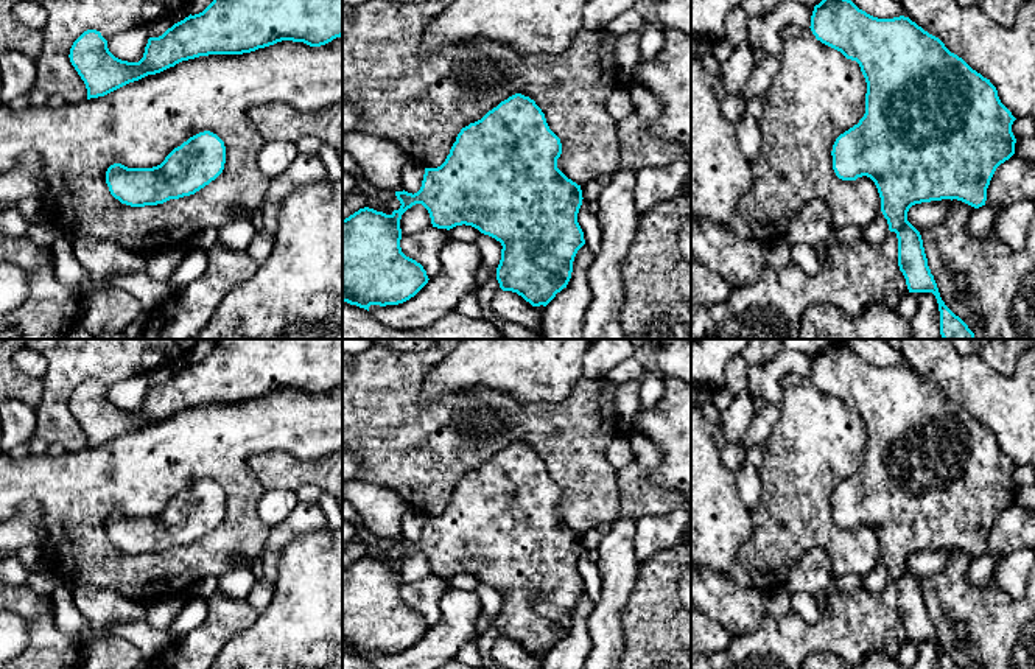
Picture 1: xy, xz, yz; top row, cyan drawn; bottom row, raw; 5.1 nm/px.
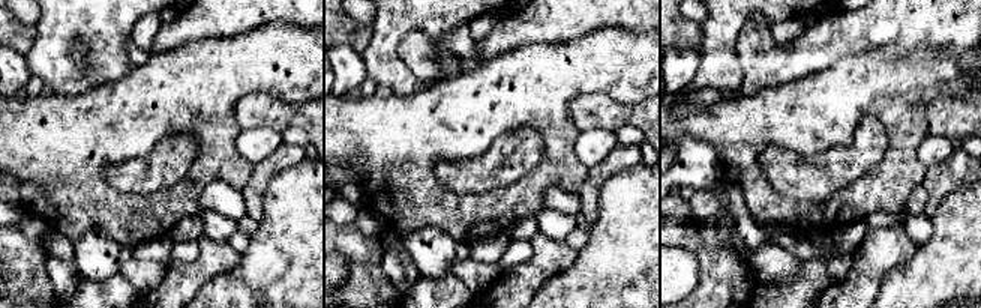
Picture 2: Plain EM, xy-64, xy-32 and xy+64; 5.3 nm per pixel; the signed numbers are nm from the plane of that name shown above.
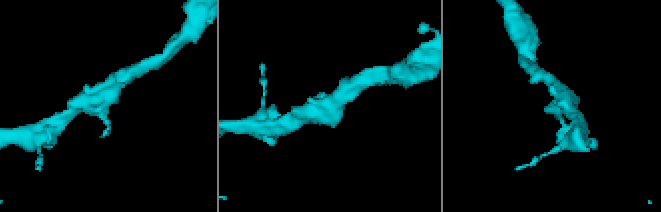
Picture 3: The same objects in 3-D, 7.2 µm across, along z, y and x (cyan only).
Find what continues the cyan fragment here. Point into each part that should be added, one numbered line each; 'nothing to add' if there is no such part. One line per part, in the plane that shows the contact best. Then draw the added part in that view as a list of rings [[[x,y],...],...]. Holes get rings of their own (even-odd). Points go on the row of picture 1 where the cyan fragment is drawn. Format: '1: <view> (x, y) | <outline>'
nothing to add

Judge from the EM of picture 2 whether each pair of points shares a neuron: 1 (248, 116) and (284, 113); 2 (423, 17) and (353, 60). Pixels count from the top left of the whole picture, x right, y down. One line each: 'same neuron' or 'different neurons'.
1: same neuron
2: different neurons

